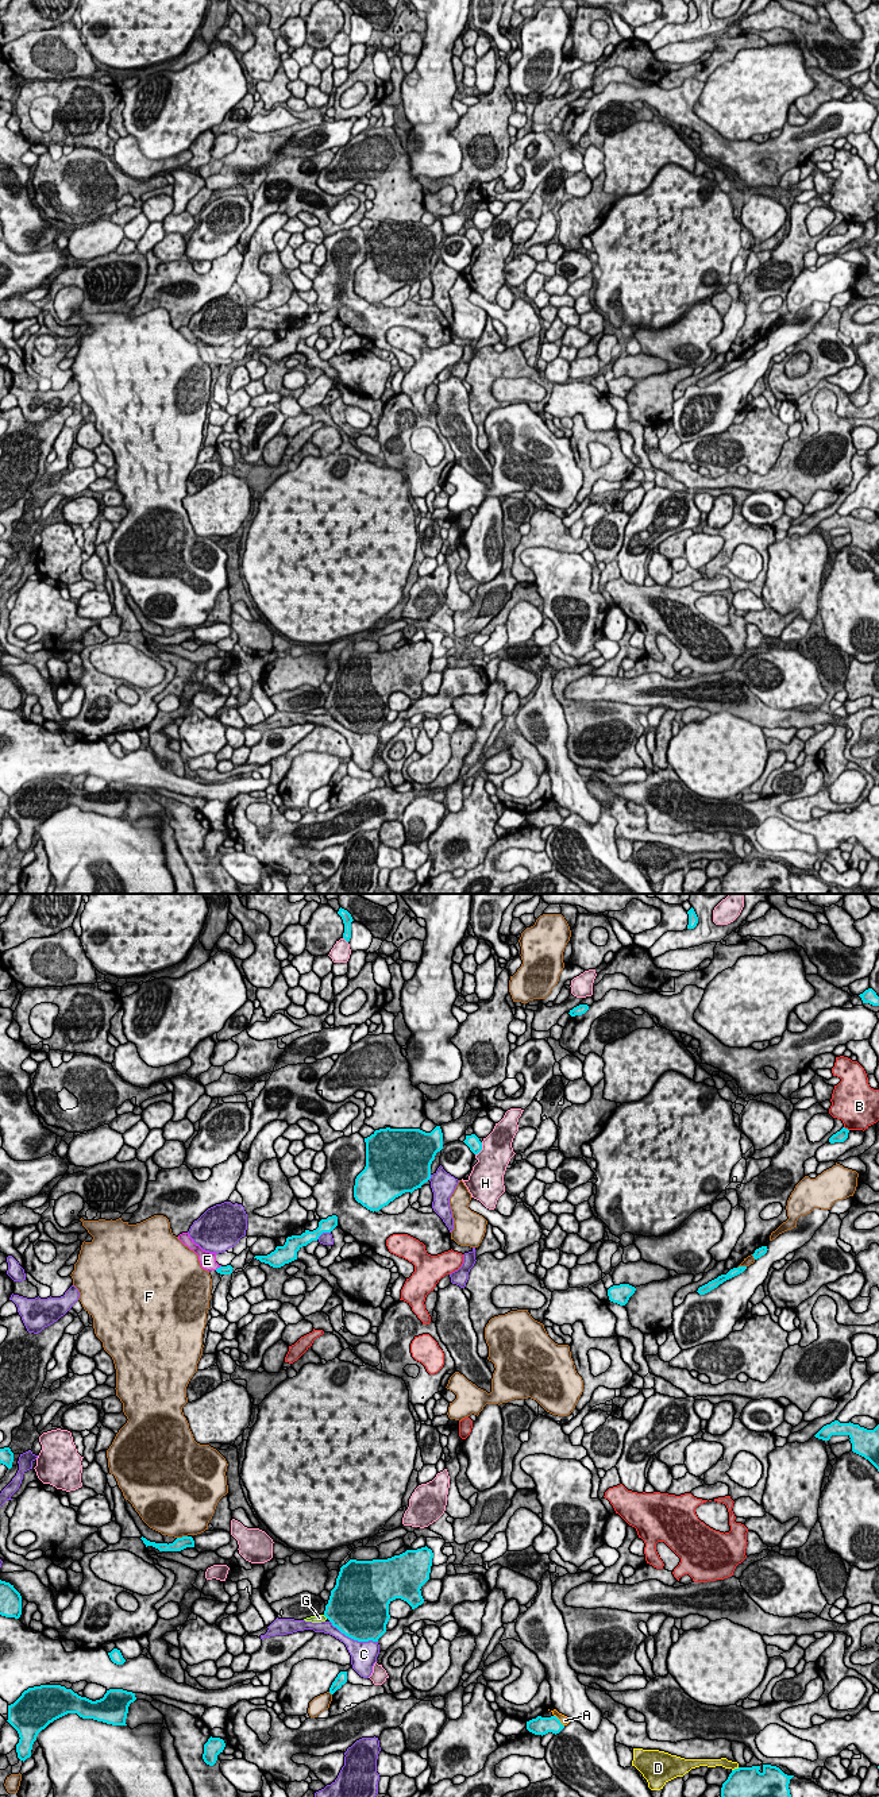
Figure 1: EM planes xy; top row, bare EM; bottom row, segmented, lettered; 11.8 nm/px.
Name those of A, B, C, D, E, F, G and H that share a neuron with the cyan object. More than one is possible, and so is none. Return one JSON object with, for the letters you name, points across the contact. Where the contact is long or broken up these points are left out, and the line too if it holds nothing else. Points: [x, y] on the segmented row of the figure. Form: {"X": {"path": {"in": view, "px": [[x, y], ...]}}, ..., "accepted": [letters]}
{"E": {"path": {"in": "xy", "px": [[227, 1269], [218, 1268], [207, 1260]]}}, "accepted": ["E"]}

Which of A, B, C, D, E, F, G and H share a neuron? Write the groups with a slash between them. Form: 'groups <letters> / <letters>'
groups A C / B / D / E / F / G / H

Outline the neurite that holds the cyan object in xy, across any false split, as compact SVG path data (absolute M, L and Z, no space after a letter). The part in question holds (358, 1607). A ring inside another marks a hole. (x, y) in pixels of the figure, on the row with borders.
M421 1547L406 1550L400 1555L388 1559L356 1561L350 1559L340 1567L336 1585L331 1590L324 1616L346 1636L358 1642L378 1642L386 1632L390 1619L389 1604L401 1599L412 1609L424 1603L421 1586L429 1580L433 1553L431 1549Z

